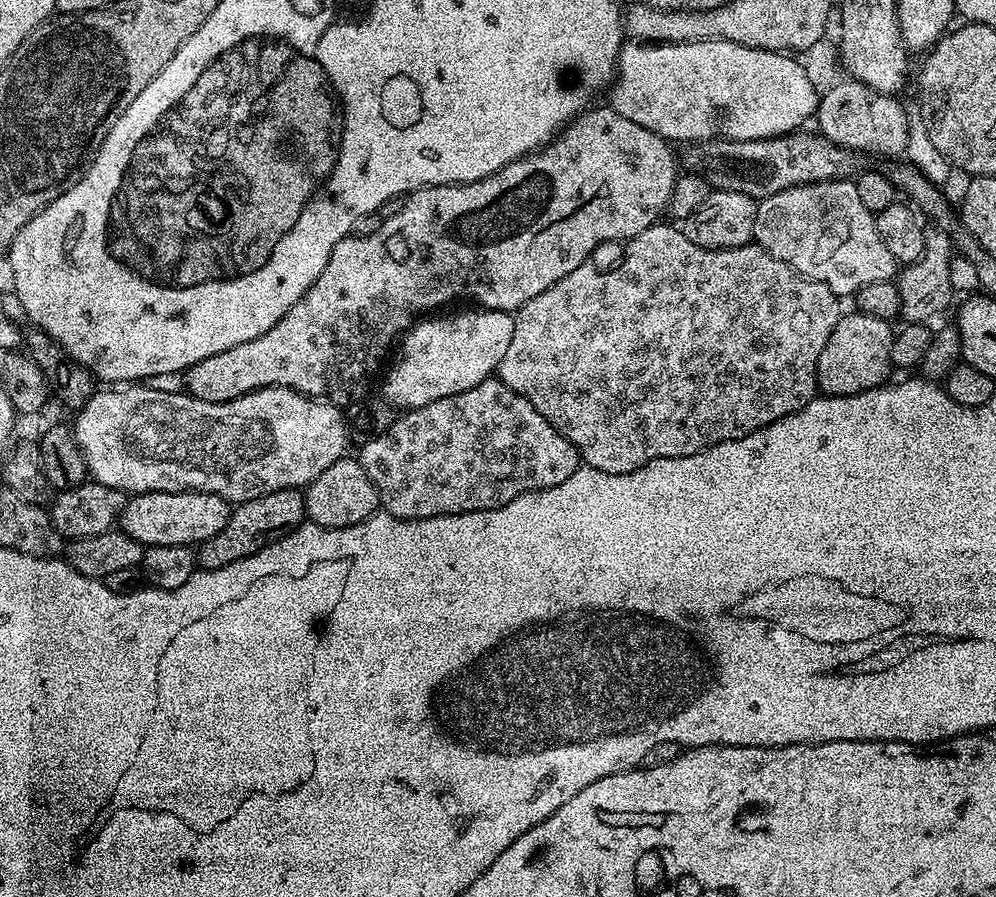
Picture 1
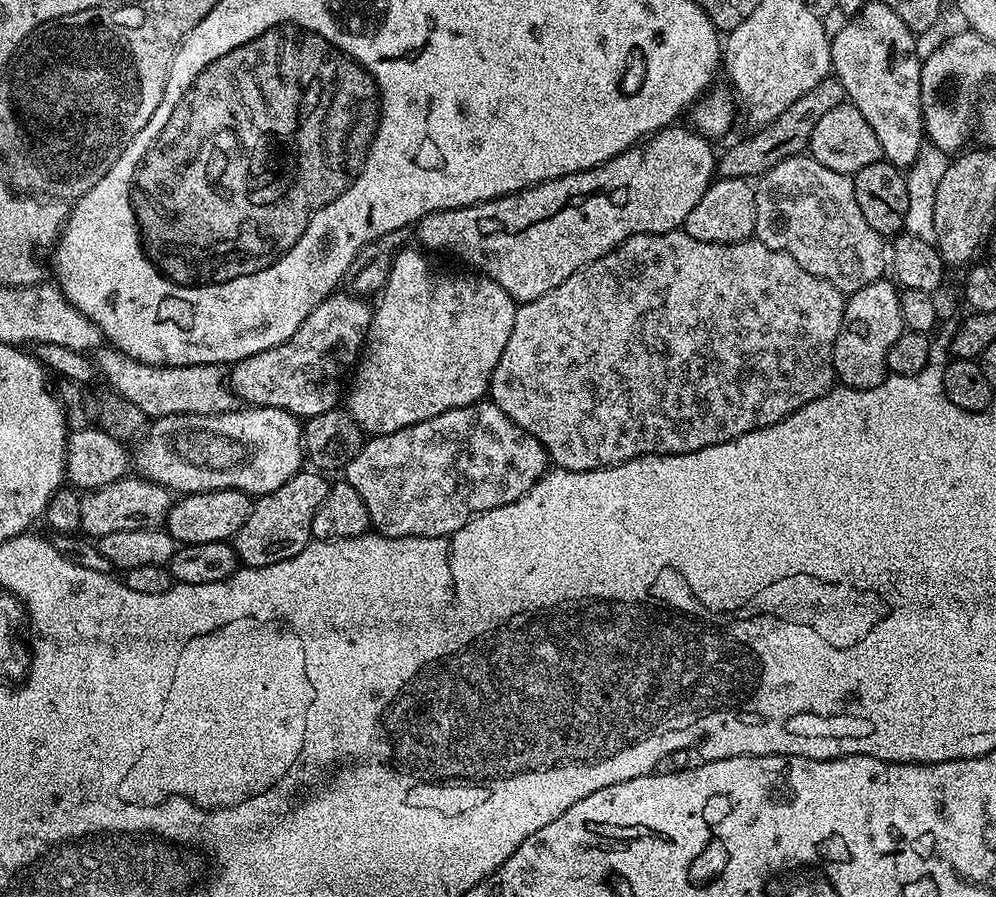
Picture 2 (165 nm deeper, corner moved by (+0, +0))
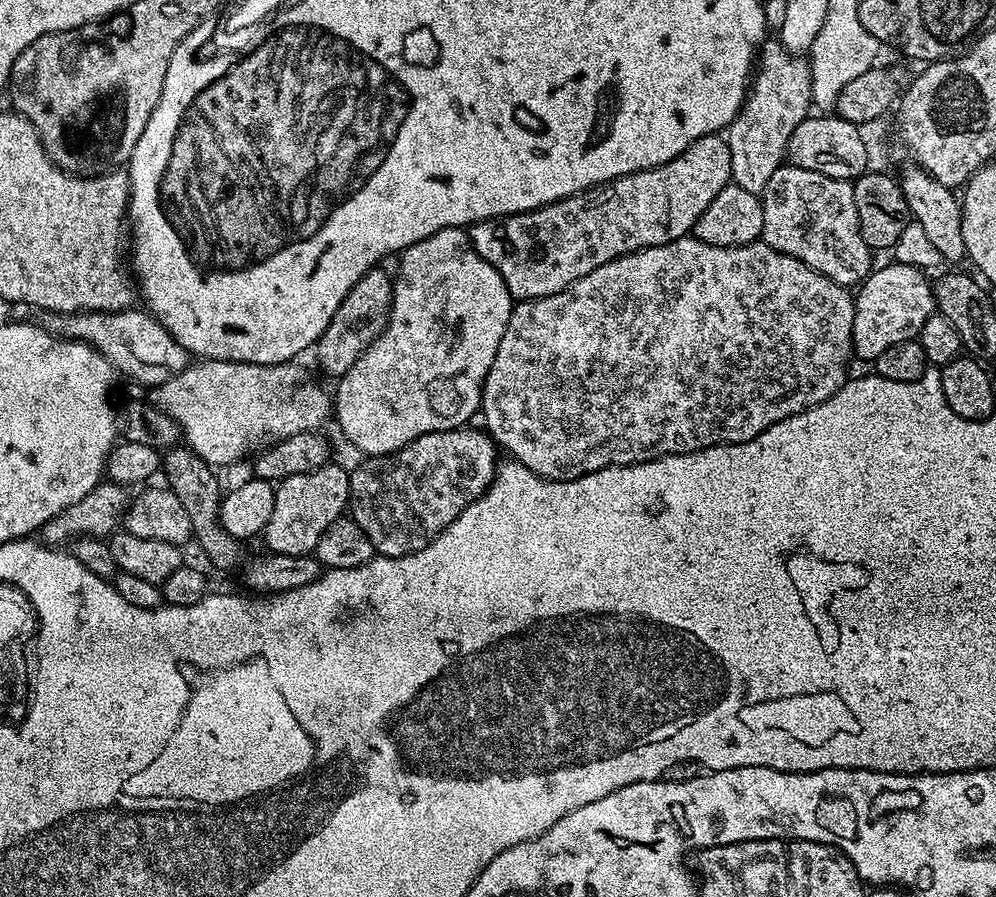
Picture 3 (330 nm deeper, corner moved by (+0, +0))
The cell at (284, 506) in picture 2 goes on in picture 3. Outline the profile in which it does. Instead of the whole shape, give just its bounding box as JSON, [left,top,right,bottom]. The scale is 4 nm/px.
[262,462,350,555]

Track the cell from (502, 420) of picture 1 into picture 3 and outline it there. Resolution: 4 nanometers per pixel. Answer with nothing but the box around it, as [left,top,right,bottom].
[348,426,498,556]

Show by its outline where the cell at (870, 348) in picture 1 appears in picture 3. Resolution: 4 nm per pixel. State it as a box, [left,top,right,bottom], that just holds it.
[852,262,936,362]

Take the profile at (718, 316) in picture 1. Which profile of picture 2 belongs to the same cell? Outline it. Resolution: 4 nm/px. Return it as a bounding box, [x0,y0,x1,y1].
[490,230,845,472]

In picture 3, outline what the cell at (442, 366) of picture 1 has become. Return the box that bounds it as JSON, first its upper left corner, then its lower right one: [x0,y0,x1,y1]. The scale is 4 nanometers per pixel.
[334,228,514,456]

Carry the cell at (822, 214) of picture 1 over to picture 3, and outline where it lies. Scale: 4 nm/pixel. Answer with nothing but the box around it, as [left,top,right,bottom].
[762,162,873,285]

